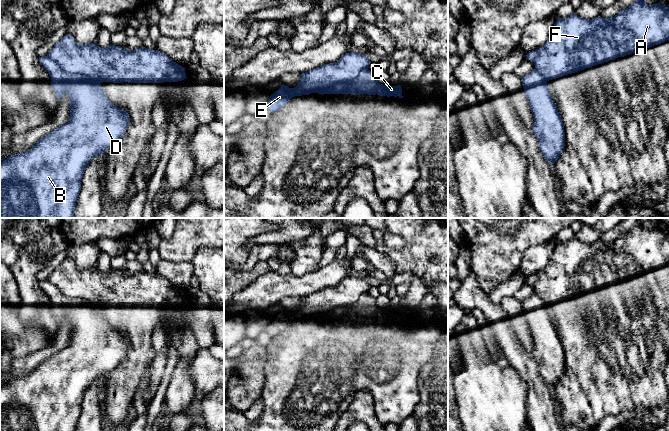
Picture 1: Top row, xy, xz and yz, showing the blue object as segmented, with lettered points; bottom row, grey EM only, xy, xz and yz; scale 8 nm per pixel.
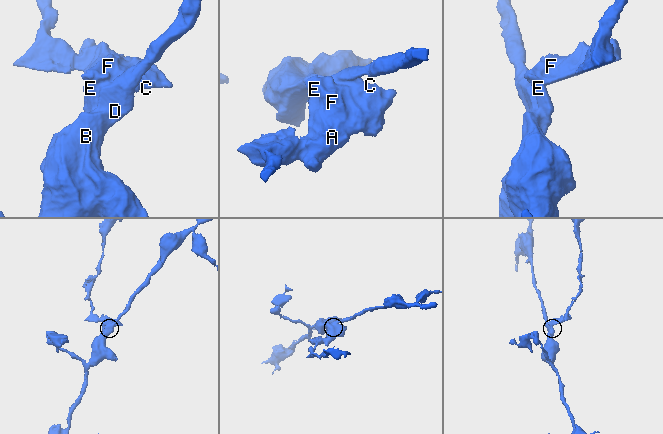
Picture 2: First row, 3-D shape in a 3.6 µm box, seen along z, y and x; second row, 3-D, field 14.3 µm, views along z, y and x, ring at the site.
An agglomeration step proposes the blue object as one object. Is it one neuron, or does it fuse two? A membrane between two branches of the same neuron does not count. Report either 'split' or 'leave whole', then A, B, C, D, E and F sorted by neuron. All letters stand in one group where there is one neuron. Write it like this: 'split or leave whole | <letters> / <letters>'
split | A C F / B D E

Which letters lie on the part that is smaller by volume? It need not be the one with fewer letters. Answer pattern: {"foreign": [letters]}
{"foreign": ["A", "C", "F"]}

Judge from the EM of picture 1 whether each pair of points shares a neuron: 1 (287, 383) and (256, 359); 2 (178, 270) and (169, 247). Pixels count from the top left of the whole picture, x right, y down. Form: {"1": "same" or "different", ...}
{"1": "different", "2": "different"}

